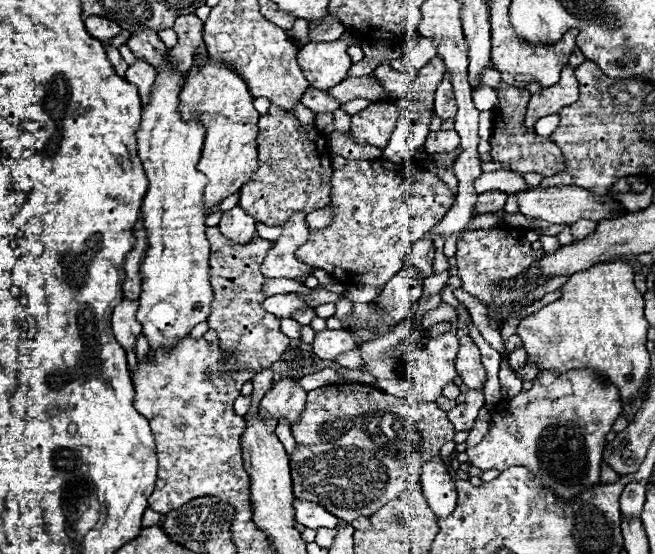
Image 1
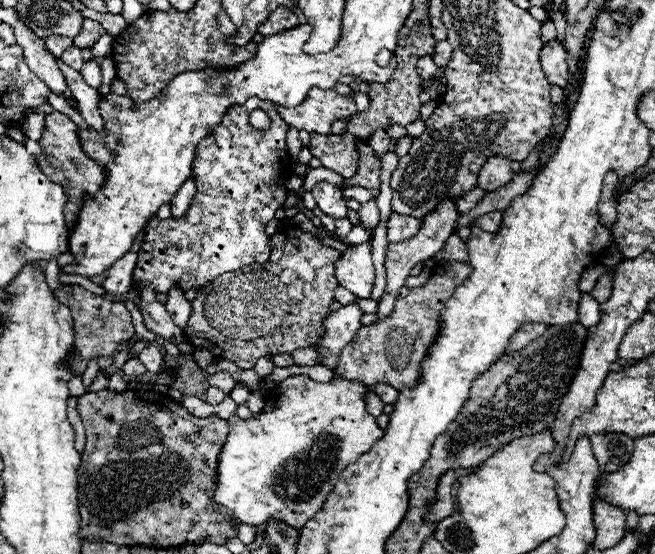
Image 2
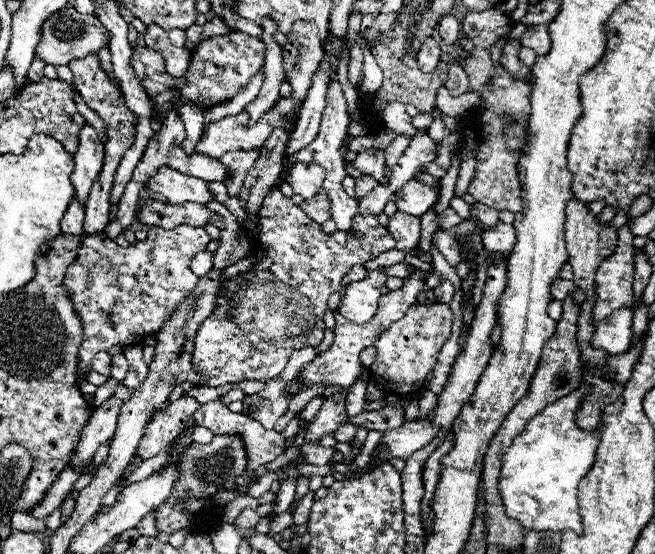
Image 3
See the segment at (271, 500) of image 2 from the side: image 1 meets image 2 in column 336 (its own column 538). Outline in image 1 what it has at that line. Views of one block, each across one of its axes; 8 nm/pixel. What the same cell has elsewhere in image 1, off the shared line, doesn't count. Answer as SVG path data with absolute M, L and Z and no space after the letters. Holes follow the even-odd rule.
M588 368L568 370L564 374L542 370L530 390L526 392L522 390L518 396L510 400L502 400L494 406L488 434L480 444L476 444L474 448L470 446L466 454L470 462L482 470L496 468L504 472L510 466L526 466L556 496L574 498L580 492L590 490L594 482L600 480L600 464L602 464L602 450L606 446L606 434L610 432L612 424L620 414L622 414L622 400L618 388L610 384L606 378L598 376L598 372Z

